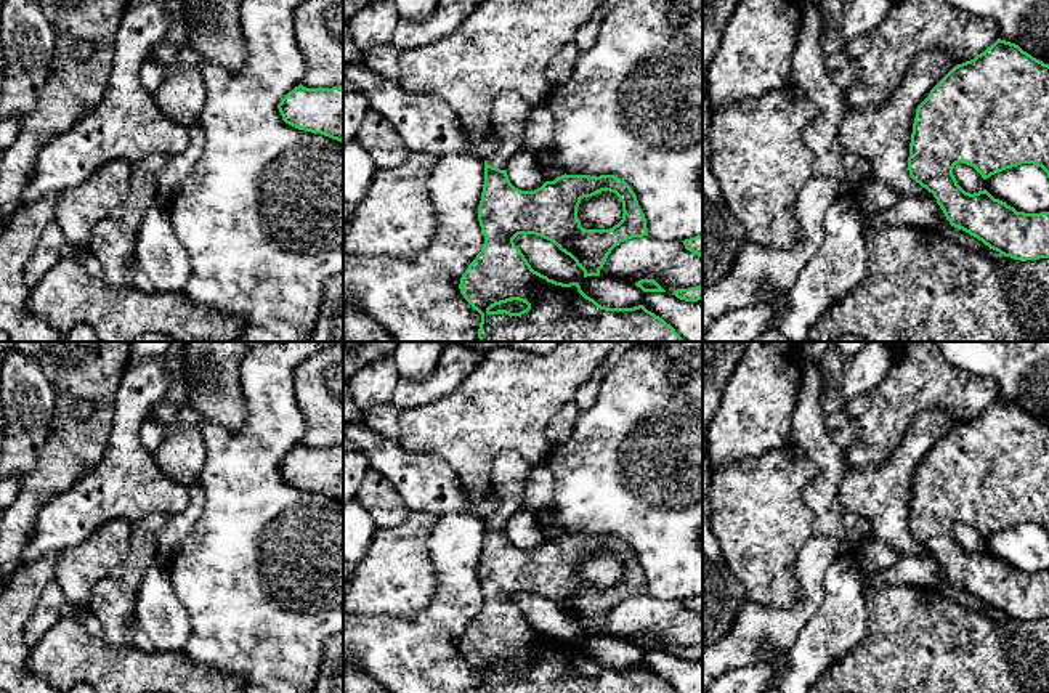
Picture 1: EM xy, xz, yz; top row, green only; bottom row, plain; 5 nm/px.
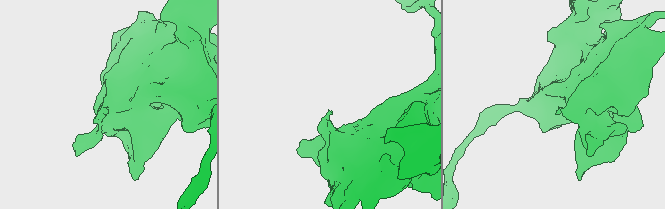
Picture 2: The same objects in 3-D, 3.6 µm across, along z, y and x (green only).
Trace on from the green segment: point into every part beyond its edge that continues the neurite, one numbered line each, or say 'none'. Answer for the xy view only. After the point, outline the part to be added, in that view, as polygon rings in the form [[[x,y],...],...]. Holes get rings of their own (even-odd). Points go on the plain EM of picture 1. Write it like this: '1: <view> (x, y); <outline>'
none

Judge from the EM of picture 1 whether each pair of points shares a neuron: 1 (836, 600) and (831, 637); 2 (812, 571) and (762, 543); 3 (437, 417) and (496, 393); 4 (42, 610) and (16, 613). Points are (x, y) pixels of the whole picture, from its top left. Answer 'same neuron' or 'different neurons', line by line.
1: same neuron
2: different neurons
3: same neuron
4: different neurons

